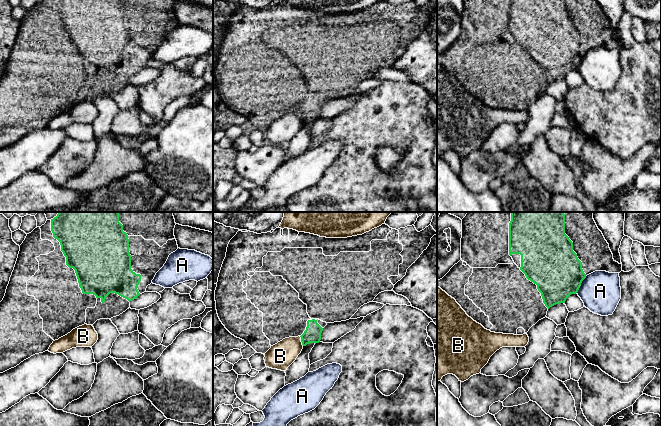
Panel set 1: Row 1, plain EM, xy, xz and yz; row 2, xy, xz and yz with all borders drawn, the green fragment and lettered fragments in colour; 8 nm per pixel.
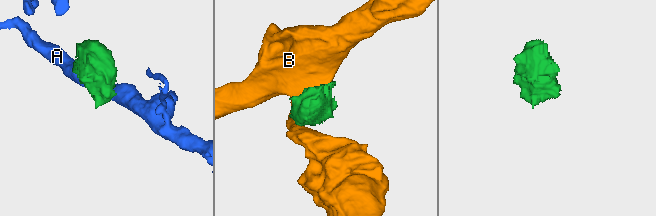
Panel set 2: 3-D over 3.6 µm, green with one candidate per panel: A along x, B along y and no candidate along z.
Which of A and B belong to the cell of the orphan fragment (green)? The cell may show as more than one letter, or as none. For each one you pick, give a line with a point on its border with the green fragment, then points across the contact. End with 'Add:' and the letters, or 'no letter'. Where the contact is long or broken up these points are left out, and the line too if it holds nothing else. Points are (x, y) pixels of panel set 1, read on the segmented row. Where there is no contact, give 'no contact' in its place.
Add: no letter

